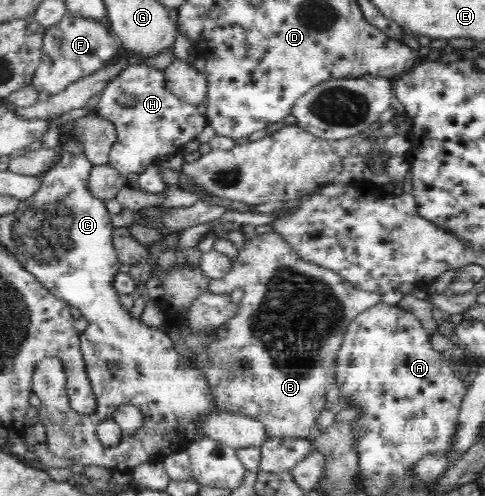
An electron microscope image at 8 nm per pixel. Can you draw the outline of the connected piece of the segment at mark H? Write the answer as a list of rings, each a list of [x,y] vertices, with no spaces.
[[[133,64],[120,71],[101,91],[95,113],[109,119],[117,128],[117,139],[109,153],[109,164],[122,176],[128,173],[143,173],[143,170],[160,158],[183,153],[185,143],[196,139],[208,125],[207,118],[199,113],[195,104],[177,97],[167,89],[163,70],[147,64]]]

